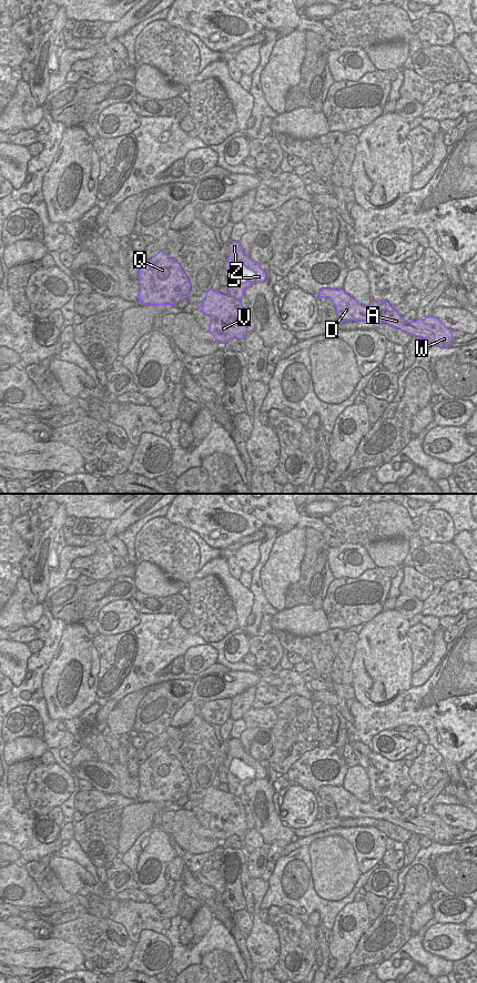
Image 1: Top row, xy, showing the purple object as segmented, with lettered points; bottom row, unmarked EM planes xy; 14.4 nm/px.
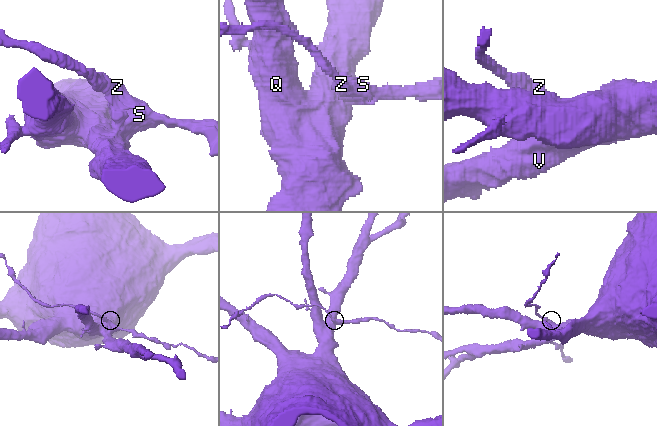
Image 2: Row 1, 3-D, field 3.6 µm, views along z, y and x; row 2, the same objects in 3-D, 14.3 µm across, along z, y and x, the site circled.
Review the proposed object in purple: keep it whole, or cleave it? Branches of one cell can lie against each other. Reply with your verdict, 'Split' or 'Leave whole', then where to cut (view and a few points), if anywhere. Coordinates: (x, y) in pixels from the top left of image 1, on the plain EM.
Leave whole. No split.

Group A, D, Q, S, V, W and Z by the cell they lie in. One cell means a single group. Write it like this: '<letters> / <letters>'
A D Q S V W Z

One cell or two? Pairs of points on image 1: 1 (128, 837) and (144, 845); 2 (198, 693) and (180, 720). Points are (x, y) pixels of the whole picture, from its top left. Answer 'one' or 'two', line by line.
1: two
2: one

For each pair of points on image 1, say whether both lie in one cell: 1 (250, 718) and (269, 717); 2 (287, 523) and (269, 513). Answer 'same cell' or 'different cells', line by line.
1: same cell
2: same cell

